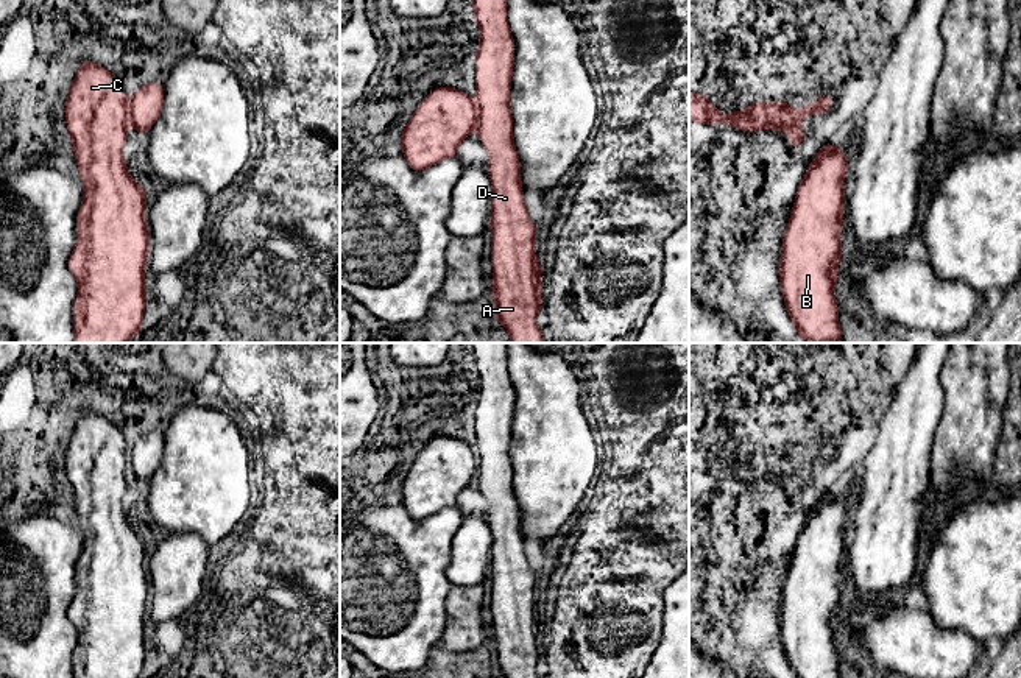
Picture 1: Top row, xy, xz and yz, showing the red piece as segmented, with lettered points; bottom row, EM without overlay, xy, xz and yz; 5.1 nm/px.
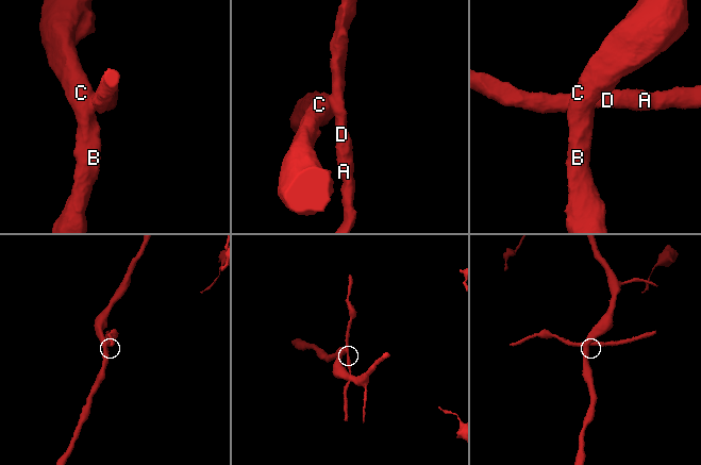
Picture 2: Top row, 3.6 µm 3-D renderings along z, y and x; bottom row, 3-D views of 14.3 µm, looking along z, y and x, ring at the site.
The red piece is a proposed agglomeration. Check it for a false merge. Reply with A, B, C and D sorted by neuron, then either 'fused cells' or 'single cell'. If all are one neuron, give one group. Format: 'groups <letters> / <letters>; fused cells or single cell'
groups A D / B C; fused cells

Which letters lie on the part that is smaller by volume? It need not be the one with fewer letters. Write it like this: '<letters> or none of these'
A, D

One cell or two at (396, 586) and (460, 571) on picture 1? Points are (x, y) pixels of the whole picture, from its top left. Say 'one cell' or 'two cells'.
one cell

